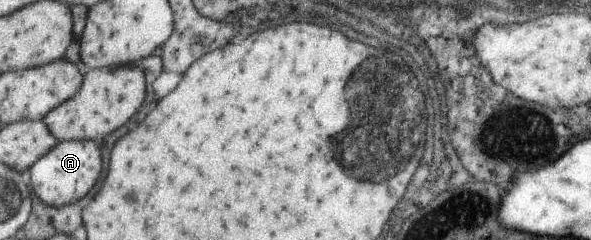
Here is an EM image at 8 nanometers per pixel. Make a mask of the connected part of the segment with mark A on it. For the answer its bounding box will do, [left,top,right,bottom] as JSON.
[30,140,104,207]

